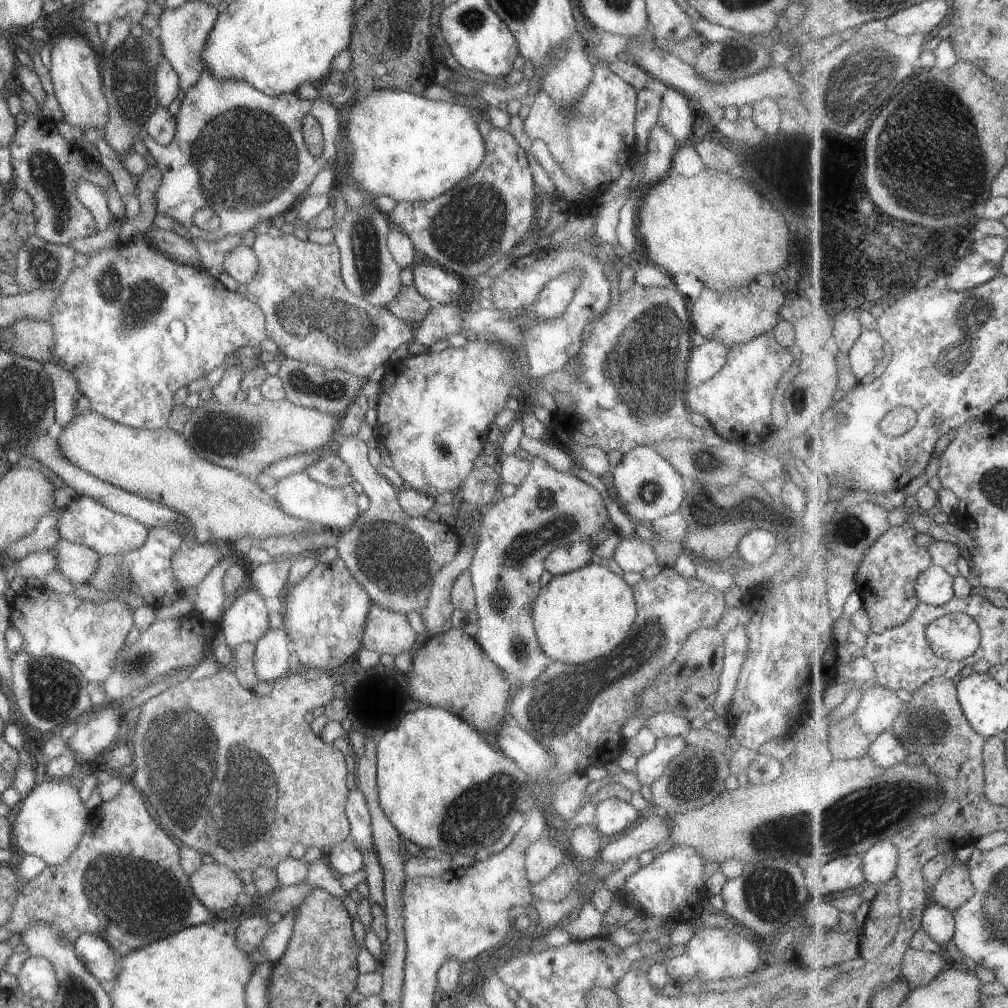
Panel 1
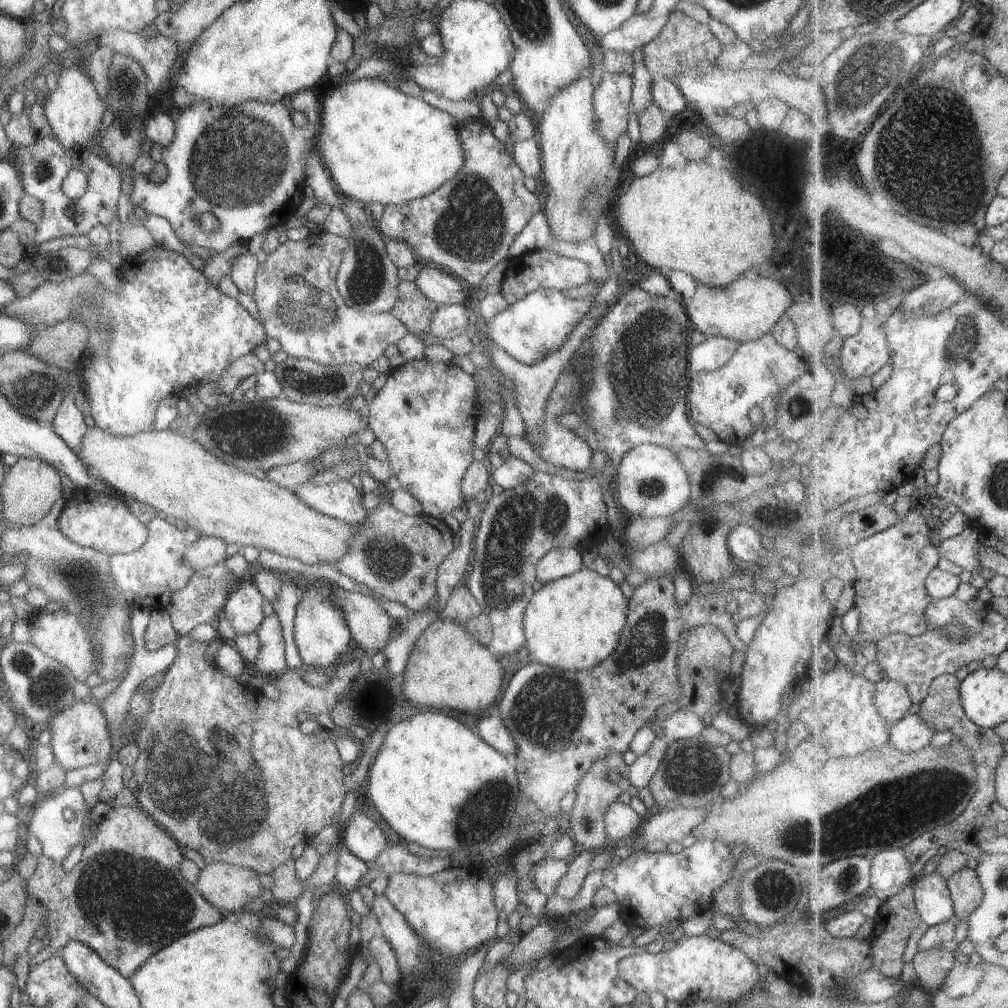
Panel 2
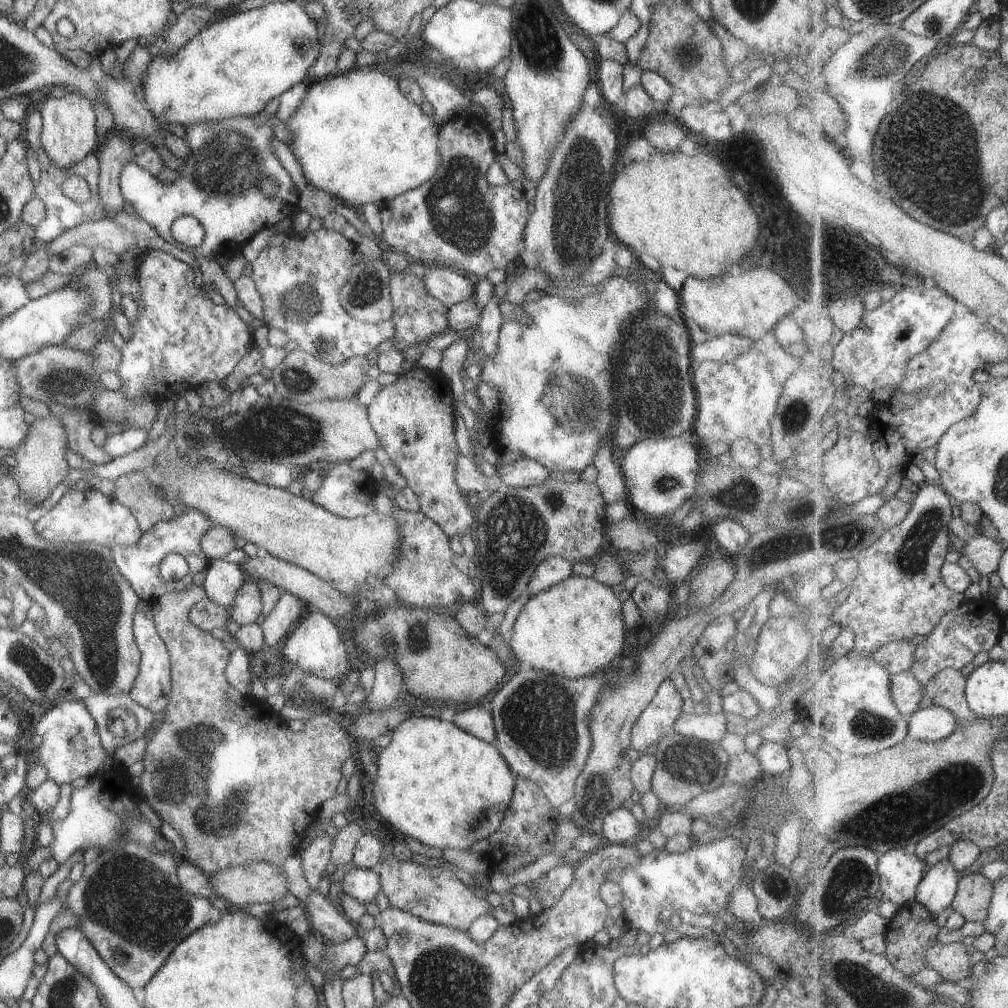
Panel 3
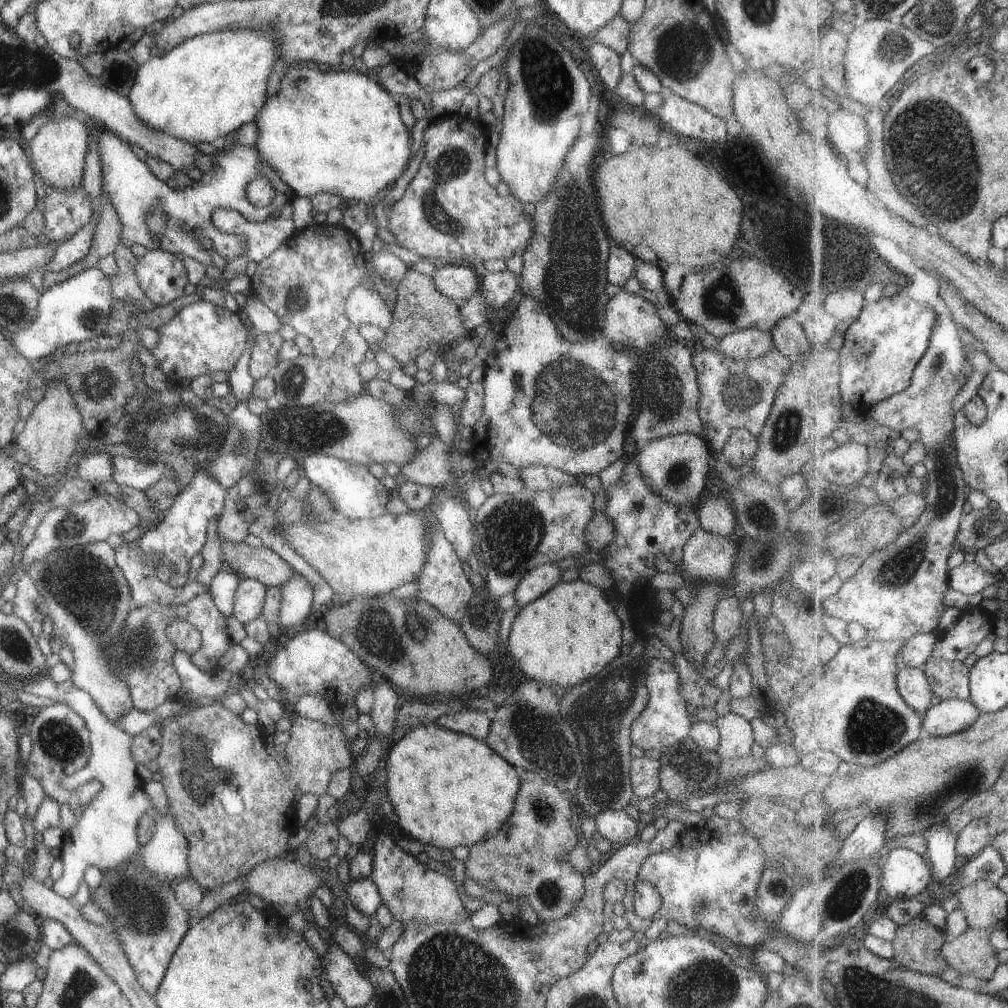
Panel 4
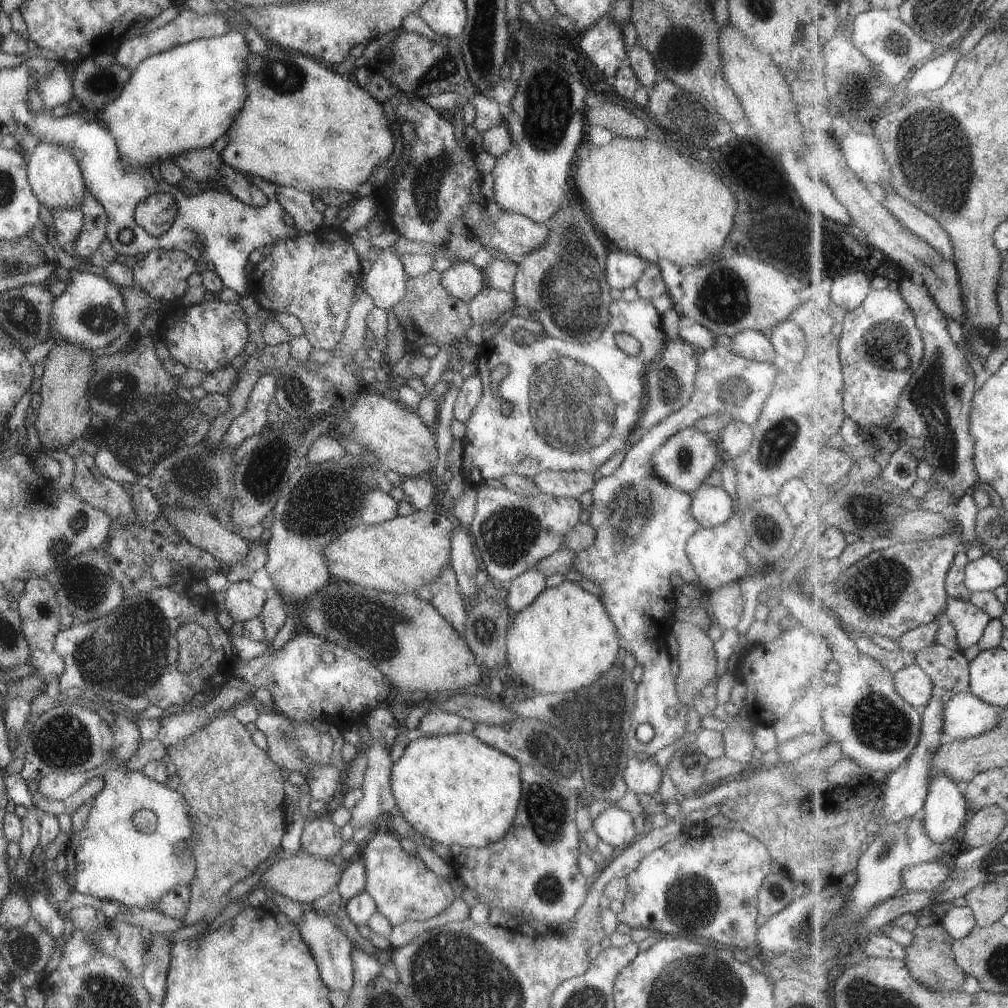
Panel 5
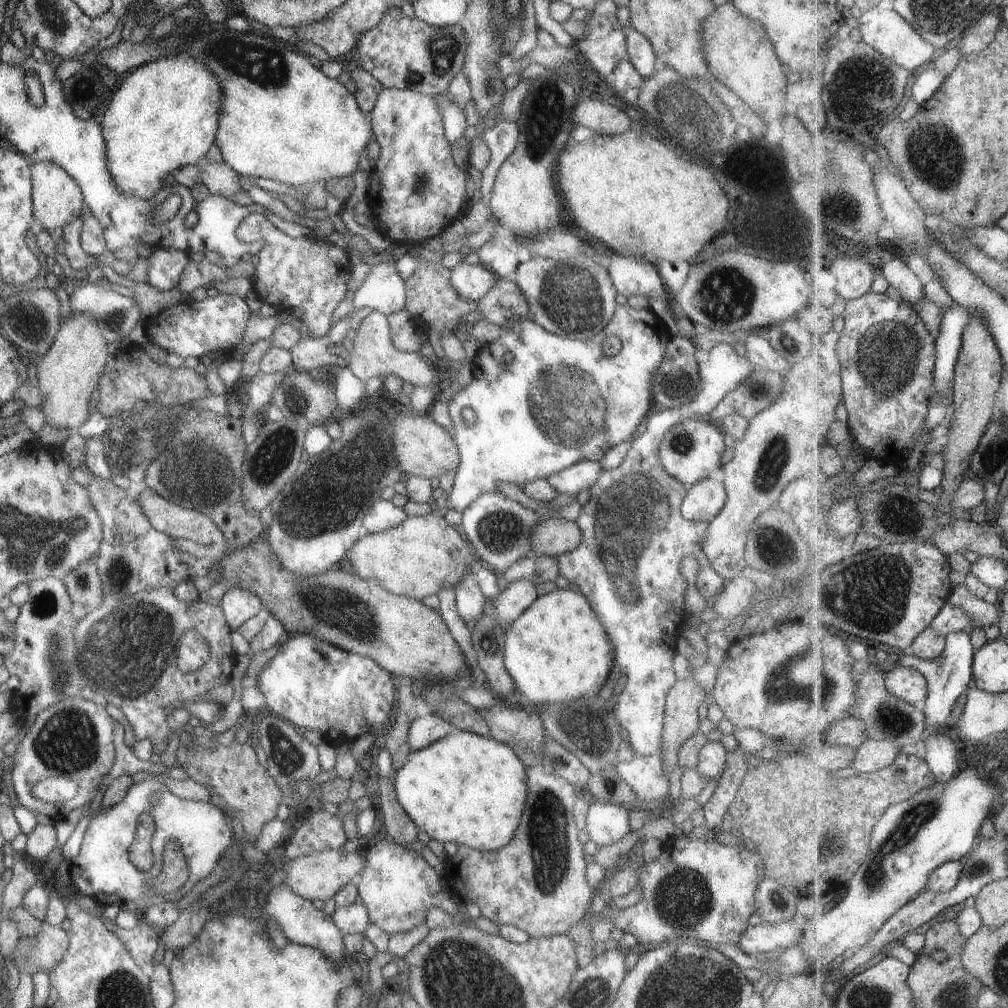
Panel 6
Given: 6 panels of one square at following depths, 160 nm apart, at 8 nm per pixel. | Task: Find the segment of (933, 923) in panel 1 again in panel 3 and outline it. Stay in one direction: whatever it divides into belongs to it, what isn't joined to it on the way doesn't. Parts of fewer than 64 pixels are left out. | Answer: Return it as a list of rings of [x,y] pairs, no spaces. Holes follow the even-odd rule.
[[[945,858],[927,869],[919,884],[916,901],[923,904],[931,914],[941,914],[948,906],[952,907],[958,892],[959,880],[959,872],[951,860]]]

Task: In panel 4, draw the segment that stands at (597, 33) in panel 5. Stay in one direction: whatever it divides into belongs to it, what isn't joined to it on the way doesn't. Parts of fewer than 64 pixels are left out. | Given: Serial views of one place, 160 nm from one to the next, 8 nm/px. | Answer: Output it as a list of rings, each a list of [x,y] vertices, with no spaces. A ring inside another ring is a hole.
[[[591,43],[589,60],[604,88],[613,90],[622,75],[619,67],[620,56],[603,44]]]

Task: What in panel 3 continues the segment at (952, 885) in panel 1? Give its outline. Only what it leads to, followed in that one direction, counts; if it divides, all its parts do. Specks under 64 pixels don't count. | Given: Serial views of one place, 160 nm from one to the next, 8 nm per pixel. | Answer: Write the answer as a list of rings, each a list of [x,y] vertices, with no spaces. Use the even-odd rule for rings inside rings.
[[[980,873],[960,877],[958,892],[952,904],[967,921],[985,923],[993,899],[993,882]]]

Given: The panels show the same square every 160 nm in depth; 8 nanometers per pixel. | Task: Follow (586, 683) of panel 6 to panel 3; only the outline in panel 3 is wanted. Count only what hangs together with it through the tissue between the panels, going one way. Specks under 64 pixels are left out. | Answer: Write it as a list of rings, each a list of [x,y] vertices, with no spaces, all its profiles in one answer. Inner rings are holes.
[[[545,556],[541,560],[525,591],[529,600],[521,608],[513,628],[506,636],[511,652],[523,667],[538,669],[549,674],[563,676],[564,678],[580,678],[598,674],[623,651],[623,616],[621,615],[621,602],[615,598],[612,589],[600,584],[593,578],[572,575],[573,564],[561,556]]]

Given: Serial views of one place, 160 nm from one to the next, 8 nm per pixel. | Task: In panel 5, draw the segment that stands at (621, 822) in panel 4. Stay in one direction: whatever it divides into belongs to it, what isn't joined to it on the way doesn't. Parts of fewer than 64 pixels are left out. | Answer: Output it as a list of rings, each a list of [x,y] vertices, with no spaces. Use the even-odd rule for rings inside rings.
[[[610,805],[597,814],[591,828],[599,841],[609,844],[617,851],[637,838],[633,828],[633,818],[632,813]]]

